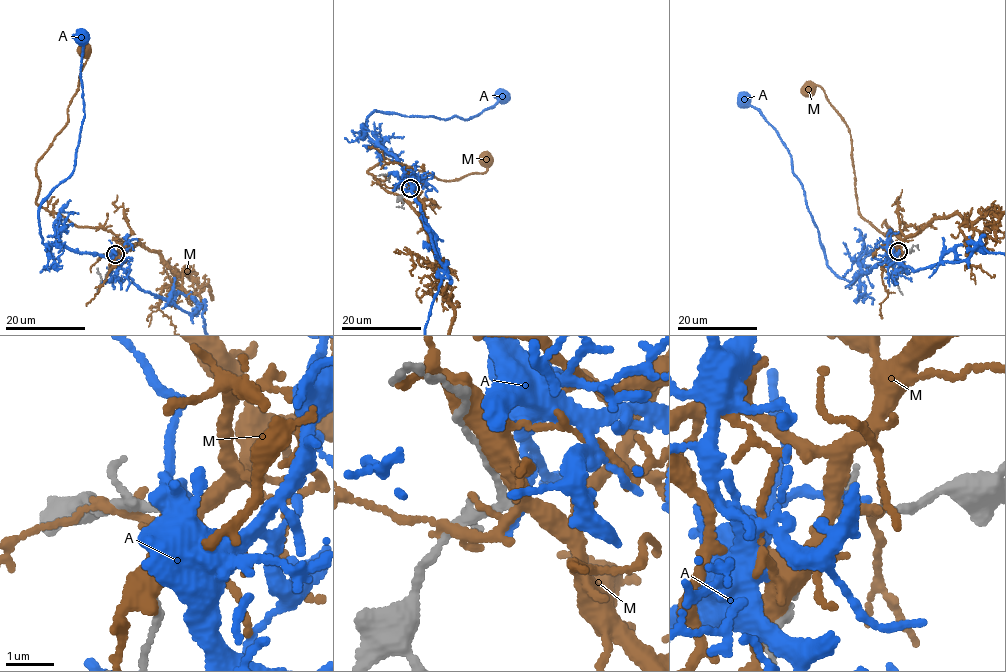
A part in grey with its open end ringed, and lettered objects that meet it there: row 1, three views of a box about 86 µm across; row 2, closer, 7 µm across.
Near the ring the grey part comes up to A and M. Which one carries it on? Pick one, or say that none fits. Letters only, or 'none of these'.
none of these

